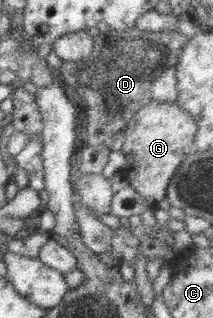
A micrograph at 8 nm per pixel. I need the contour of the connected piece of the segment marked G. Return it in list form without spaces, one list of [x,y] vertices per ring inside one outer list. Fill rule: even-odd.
[[[152,99],[152,102],[148,102],[148,106],[143,106],[142,110],[138,110],[134,114],[124,129],[125,140],[121,152],[127,160],[127,164],[122,168],[122,177],[130,182],[132,189],[136,190],[150,205],[156,205],[165,198],[176,169],[190,153],[190,144],[194,142],[194,134],[196,134],[196,122],[192,120],[192,116],[184,114],[184,110],[181,110],[175,102],[170,104],[170,102],[158,102],[158,100]]]

